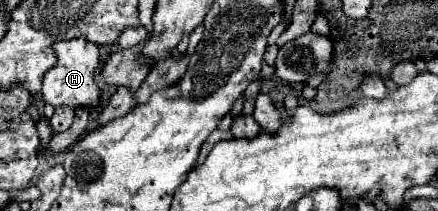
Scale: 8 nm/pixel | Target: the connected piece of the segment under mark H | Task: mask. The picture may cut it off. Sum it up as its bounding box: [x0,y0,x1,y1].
[43,39,101,109]

